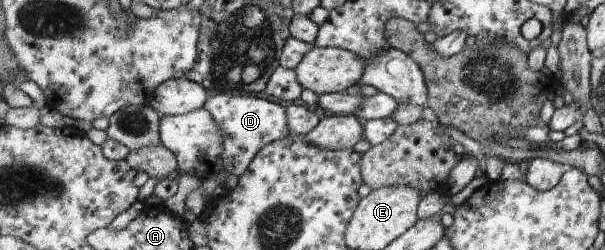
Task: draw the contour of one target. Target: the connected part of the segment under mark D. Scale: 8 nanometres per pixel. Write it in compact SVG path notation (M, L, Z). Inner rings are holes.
M218 93L210 97L204 105L217 125L223 131L223 155L218 155L225 163L229 175L238 178L250 168L250 163L258 156L265 145L281 141L291 132L289 129L288 113L284 103L277 102L259 94L231 95Z

